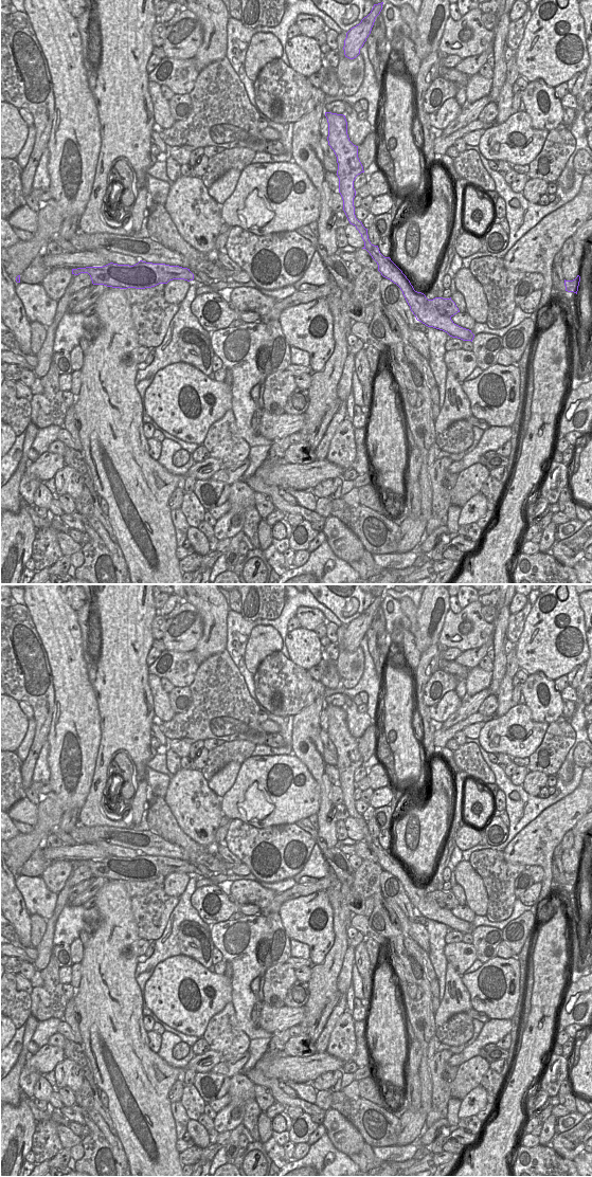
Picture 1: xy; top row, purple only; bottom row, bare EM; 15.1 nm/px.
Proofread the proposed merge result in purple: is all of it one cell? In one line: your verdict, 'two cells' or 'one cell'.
two cells

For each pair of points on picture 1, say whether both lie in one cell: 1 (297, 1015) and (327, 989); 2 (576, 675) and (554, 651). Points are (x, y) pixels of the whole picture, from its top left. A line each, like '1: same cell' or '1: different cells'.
1: different cells
2: different cells

